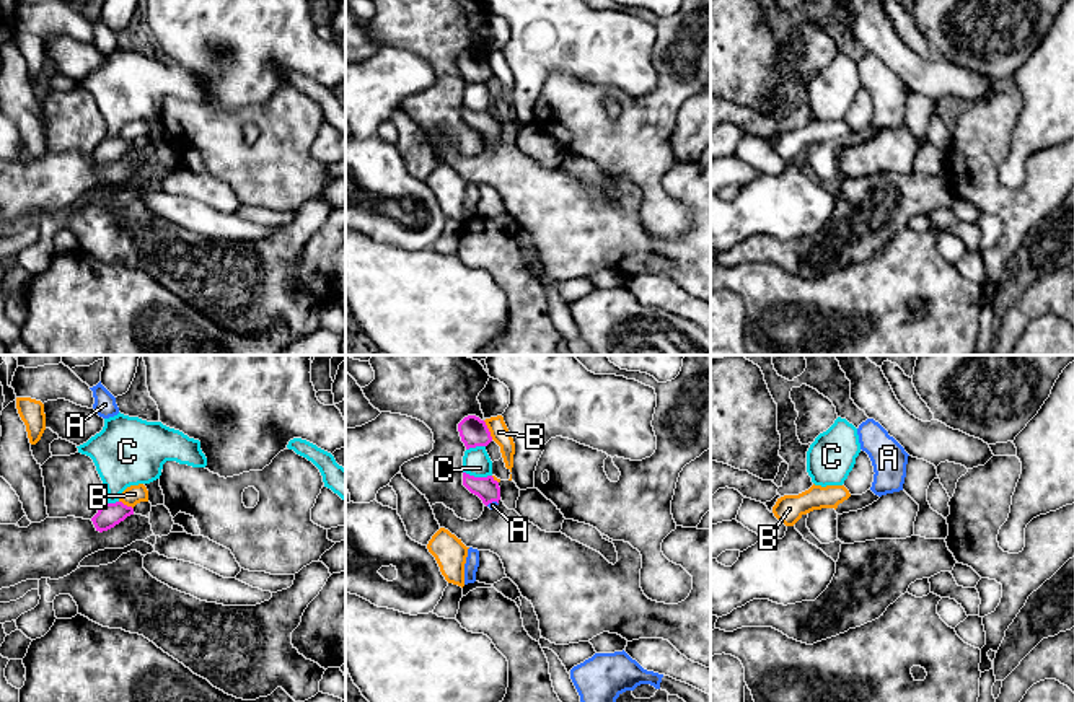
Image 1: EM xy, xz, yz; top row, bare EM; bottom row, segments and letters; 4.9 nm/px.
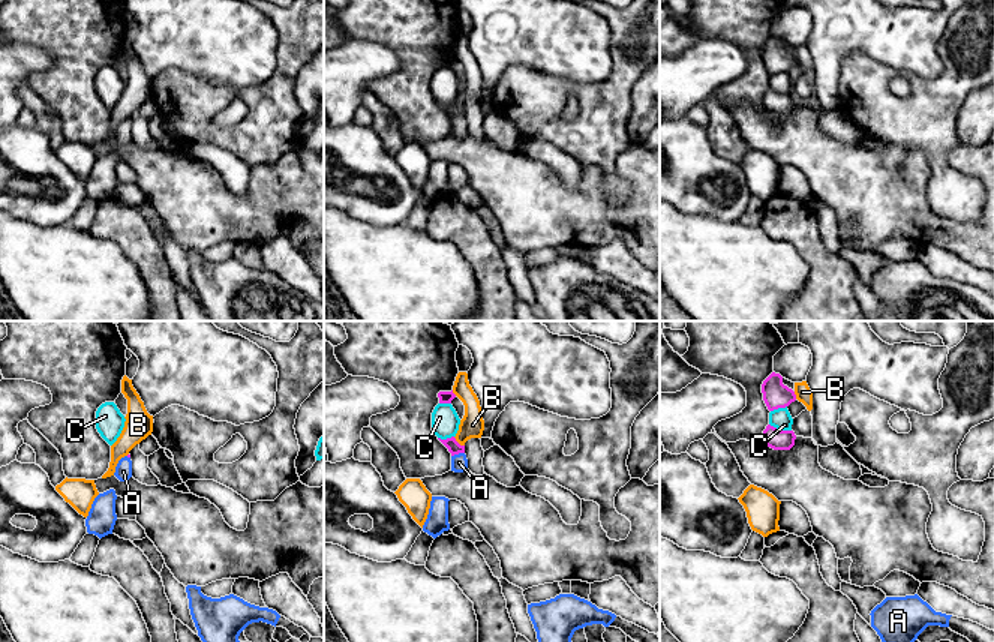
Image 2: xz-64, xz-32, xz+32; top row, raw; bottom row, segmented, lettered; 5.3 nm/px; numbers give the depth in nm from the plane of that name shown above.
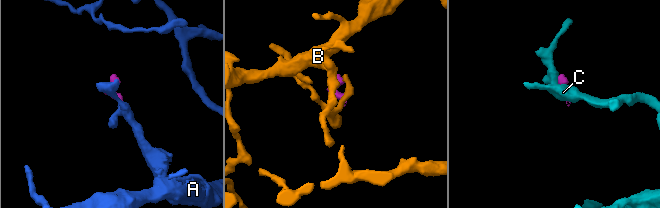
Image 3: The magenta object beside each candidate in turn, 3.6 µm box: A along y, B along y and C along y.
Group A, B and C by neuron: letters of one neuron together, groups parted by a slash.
A / B / C

